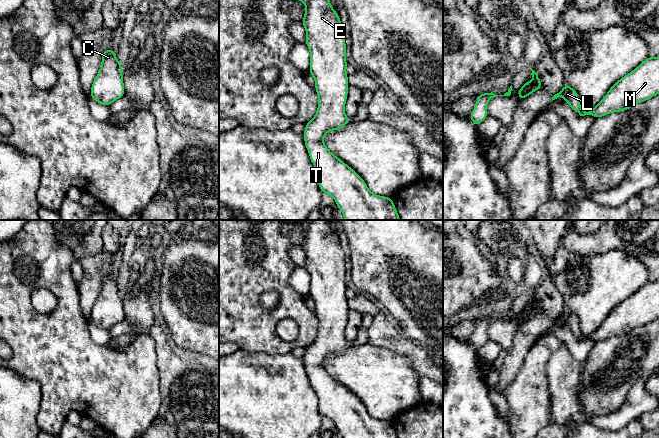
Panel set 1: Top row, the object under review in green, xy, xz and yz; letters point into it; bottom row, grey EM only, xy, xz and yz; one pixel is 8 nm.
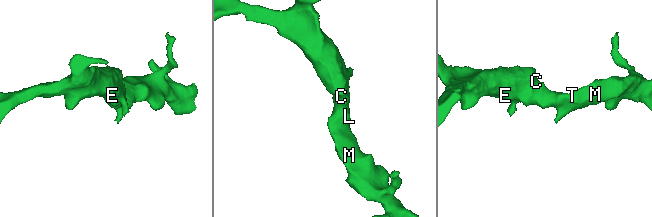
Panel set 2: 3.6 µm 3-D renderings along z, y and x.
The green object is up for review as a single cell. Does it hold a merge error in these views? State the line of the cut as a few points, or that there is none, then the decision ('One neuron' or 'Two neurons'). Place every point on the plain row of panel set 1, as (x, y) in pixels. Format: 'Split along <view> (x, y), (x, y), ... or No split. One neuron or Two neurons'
No split. One neuron

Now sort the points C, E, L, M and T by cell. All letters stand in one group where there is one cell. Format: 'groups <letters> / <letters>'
groups C E L M T

